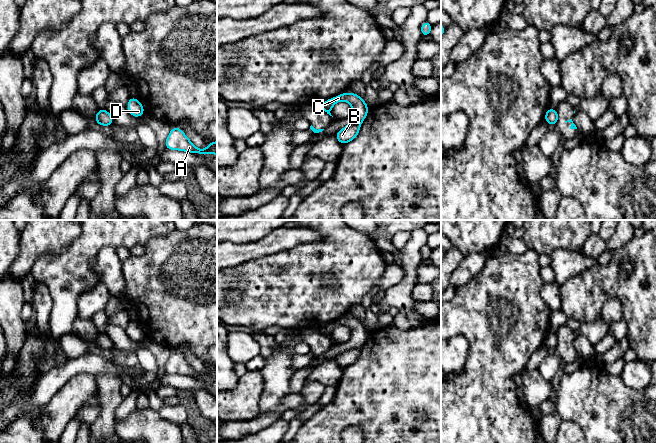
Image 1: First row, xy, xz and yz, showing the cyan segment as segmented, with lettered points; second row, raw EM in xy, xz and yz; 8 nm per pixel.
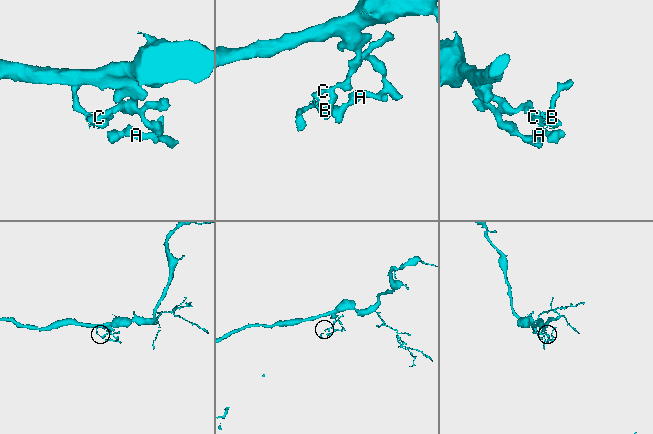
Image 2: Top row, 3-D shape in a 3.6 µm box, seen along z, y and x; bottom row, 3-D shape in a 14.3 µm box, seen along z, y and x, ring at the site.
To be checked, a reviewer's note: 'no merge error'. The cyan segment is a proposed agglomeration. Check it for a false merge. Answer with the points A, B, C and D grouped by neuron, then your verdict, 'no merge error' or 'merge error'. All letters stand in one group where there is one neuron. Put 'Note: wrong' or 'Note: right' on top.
Note: wrong
groups A C D / B; merge error

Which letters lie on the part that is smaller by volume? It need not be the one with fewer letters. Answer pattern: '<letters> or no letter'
B

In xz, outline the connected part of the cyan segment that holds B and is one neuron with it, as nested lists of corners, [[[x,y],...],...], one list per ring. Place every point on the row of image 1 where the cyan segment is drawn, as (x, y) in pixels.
[[[360,125],[345,126],[342,130],[335,134],[335,137],[343,146],[347,142],[350,142],[355,139],[359,134],[359,130]]]

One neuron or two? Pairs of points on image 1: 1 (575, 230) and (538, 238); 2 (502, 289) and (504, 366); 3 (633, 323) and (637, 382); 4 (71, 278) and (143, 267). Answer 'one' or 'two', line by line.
1: one
2: one
3: two
4: two

